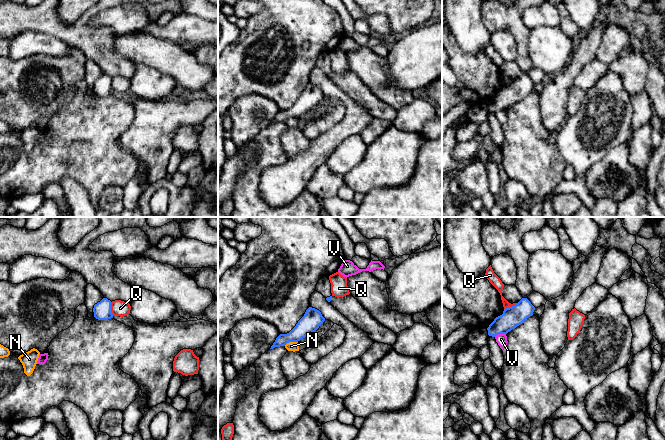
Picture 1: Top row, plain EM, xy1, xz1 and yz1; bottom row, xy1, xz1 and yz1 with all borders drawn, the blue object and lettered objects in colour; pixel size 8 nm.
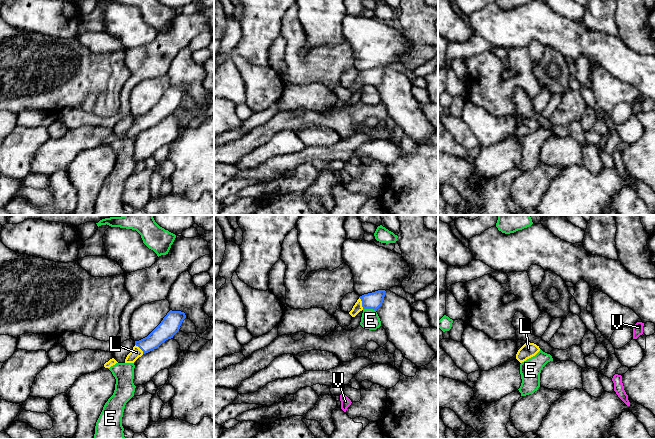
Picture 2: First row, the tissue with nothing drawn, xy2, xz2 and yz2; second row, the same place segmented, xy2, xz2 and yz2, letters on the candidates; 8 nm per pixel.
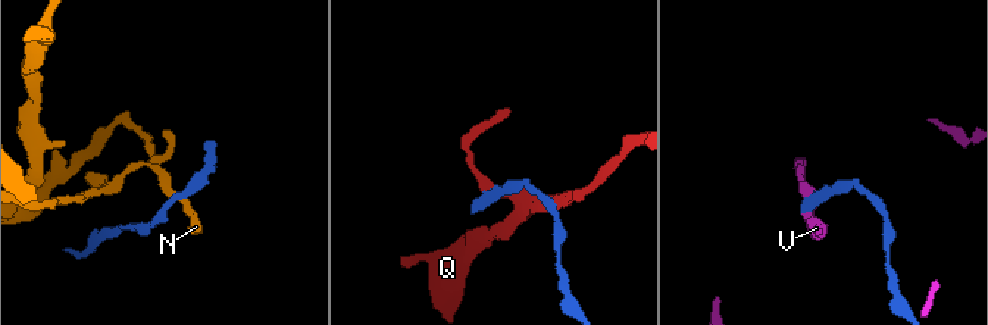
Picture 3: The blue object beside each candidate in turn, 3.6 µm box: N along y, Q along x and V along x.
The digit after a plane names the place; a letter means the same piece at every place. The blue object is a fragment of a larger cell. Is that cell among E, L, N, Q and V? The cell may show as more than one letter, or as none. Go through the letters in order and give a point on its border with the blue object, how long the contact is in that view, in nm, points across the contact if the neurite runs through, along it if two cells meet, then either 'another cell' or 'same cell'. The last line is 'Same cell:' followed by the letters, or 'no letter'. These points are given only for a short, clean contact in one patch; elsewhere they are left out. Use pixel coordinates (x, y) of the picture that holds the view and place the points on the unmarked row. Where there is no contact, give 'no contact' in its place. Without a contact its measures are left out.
E: contact xz2 (369, 84); length 110 nm; border xz2 (363, 84), (372, 84), (375, 87); another cell
L: contact xz2 (362, 79); length 100 nm; way xz2 (374, 76), (362, 79), (357, 83); same cell
N: contact xz1 (290, 117); length 120 nm; border xz1 (297, 117), (289, 117), (284, 121); another cell
Q: contact xy1 (110, 85); length 110 nm; another cell
V: contact yz1 (499, 109); length 100 nm; border yz1 (505, 109), (499, 109), (494, 112); another cell
Same cell: L

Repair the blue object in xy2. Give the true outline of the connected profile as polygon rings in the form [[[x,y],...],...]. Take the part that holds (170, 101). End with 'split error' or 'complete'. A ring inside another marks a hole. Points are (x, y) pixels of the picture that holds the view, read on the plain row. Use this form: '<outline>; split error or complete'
[[[170,86],[147,113],[135,117],[135,122],[127,131],[125,139],[134,139],[143,130],[158,124],[166,116],[173,114],[185,94],[184,88]]]; split error

